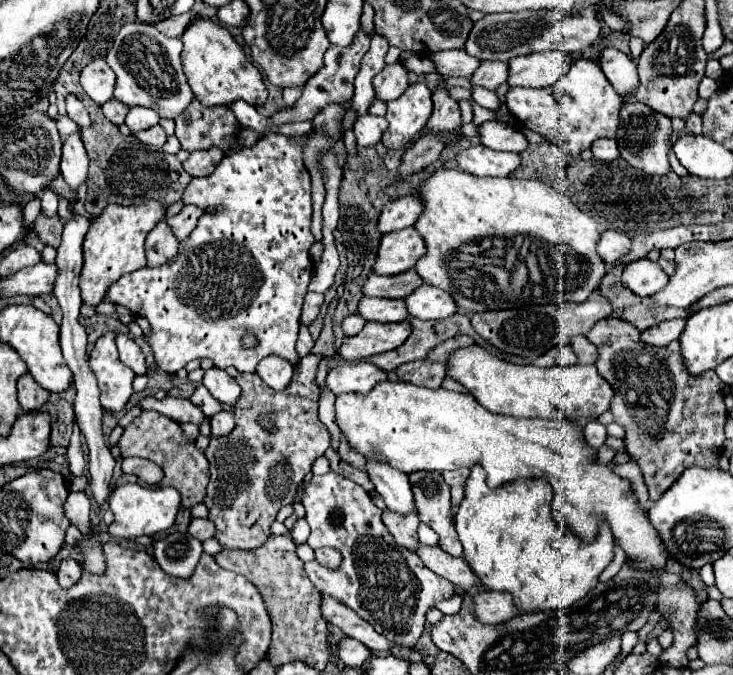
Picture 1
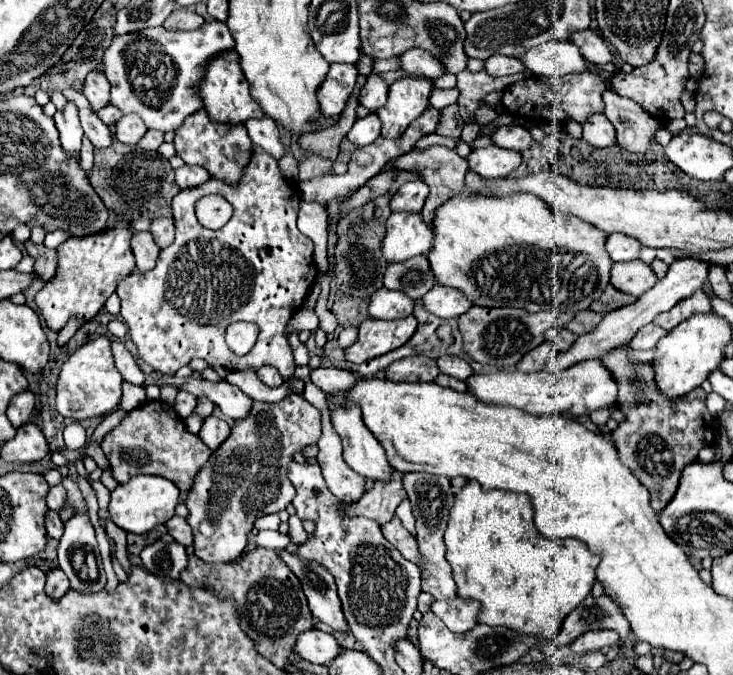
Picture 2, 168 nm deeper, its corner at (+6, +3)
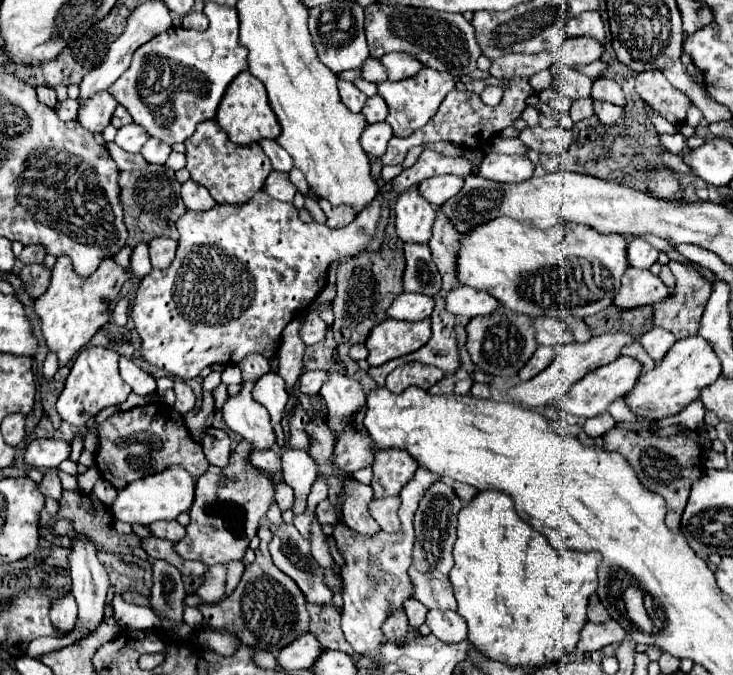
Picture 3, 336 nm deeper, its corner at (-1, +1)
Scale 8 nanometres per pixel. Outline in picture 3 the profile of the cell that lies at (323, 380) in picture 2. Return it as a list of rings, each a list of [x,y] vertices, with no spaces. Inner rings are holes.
[[[304,371],[298,379],[298,391],[304,395],[318,395],[326,377],[326,371]]]

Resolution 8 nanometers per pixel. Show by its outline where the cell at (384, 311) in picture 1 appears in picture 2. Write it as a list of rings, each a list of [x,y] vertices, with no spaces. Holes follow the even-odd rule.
[[[381,287],[371,295],[367,311],[373,319],[405,319],[413,311],[413,299],[401,291],[389,291]]]

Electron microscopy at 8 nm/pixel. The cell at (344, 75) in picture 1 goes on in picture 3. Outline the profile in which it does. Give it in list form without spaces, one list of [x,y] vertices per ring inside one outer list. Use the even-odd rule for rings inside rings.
[[[338,81],[338,91],[340,91],[342,103],[348,105],[348,109],[350,109],[352,113],[358,113],[358,111],[364,107],[366,99],[368,99],[368,97],[366,97],[360,89],[356,89],[356,85],[350,83],[350,81]]]

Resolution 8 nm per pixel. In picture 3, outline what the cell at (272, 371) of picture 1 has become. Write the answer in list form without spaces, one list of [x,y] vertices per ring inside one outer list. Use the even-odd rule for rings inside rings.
[[[270,371],[266,375],[262,375],[254,389],[252,389],[252,399],[256,403],[260,403],[262,407],[268,409],[270,413],[271,423],[276,433],[277,449],[282,452],[287,447],[286,438],[281,425],[282,411],[284,411],[284,405],[288,401],[288,393],[284,389],[284,379]]]

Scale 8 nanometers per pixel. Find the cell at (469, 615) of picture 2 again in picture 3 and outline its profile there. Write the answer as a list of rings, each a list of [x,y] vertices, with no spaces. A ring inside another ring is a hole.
[[[428,611],[426,625],[444,643],[460,643],[466,639],[466,623],[456,611]]]

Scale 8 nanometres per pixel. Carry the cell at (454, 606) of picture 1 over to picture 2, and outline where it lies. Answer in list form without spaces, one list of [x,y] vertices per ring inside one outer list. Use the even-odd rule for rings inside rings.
[[[467,481],[467,485],[461,489],[461,493],[455,497],[455,503],[451,507],[451,517],[449,517],[449,527],[445,531],[445,545],[447,545],[447,561],[453,569],[453,579],[457,583],[457,595],[465,597],[465,599],[477,599],[481,601],[483,609],[479,613],[479,619],[481,623],[485,625],[505,625],[505,627],[511,627],[519,633],[533,633],[533,635],[541,635],[541,637],[555,637],[557,635],[557,629],[561,629],[561,621],[565,619],[565,613],[573,611],[591,591],[593,583],[595,583],[595,569],[601,561],[599,555],[593,555],[589,553],[589,549],[585,547],[585,543],[581,541],[569,541],[569,539],[547,539],[545,535],[541,535],[537,529],[535,529],[535,523],[533,523],[533,503],[531,503],[531,497],[525,495],[525,493],[513,493],[513,491],[483,491],[481,485],[477,481]]]

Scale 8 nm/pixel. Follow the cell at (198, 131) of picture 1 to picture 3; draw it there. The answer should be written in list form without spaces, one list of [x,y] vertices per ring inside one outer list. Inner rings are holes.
[[[210,119],[208,123],[200,123],[196,135],[192,135],[192,139],[186,139],[184,145],[188,159],[186,169],[190,171],[192,181],[204,185],[210,191],[212,199],[222,205],[248,203],[256,195],[256,191],[264,187],[264,181],[272,171],[272,165],[268,163],[268,157],[264,155],[260,145],[254,143],[252,147],[234,145],[214,119]]]

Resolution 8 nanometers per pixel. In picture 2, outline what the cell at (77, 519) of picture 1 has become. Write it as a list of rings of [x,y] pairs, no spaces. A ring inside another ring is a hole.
[[[55,485],[49,489],[49,495],[47,495],[47,505],[51,511],[55,513],[61,513],[63,507],[67,505],[67,491],[63,485]]]

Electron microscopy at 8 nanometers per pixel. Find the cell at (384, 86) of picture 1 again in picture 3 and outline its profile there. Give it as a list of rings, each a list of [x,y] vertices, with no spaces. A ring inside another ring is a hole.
[[[374,95],[374,97],[368,97],[368,101],[366,101],[362,113],[364,113],[366,121],[372,125],[372,123],[380,123],[380,121],[386,119],[388,107],[386,107],[384,99],[380,99],[378,95]]]

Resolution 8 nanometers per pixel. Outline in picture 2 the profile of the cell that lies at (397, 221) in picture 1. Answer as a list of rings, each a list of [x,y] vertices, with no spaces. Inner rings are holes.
[[[409,181],[405,183],[389,201],[391,211],[397,213],[419,213],[423,209],[425,197],[429,195],[429,187],[425,183],[417,181]]]

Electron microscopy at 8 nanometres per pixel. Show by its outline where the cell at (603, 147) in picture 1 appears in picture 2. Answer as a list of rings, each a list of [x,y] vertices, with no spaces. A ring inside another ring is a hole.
[[[593,115],[583,125],[583,139],[591,147],[611,147],[615,145],[615,129],[605,115]]]

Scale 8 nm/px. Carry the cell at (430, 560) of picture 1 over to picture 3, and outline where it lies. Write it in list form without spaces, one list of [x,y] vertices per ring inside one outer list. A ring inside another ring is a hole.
[[[384,497],[384,499],[372,499],[368,503],[368,511],[374,517],[374,521],[382,527],[386,533],[400,531],[400,519],[398,519],[398,497]]]

